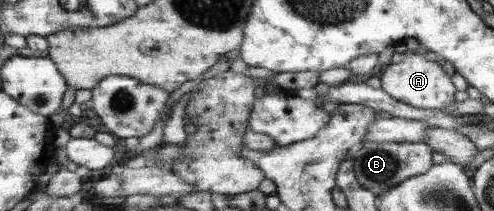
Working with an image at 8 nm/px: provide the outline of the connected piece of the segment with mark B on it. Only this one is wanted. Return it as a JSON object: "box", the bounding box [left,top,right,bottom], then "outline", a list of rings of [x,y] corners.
{"box":[355,141,434,195],"outline":[[[365,141],[355,155],[355,173],[361,185],[370,189],[375,195],[383,195],[406,179],[430,171],[434,167],[433,151],[432,147],[425,142],[388,141],[387,143],[377,143],[376,141]]]}

